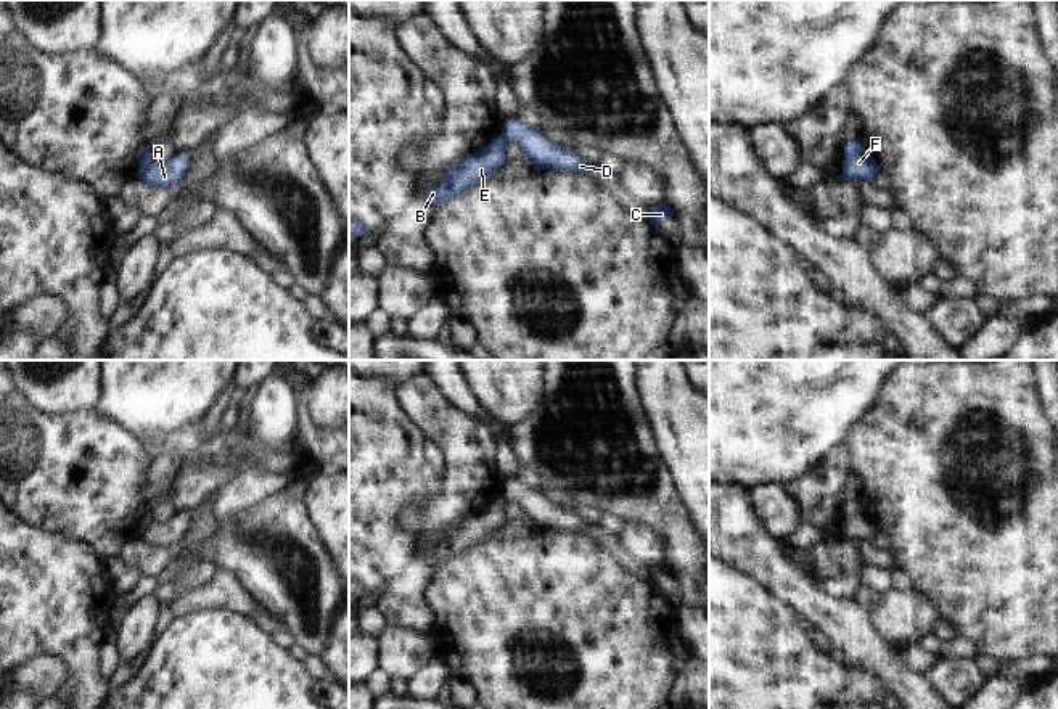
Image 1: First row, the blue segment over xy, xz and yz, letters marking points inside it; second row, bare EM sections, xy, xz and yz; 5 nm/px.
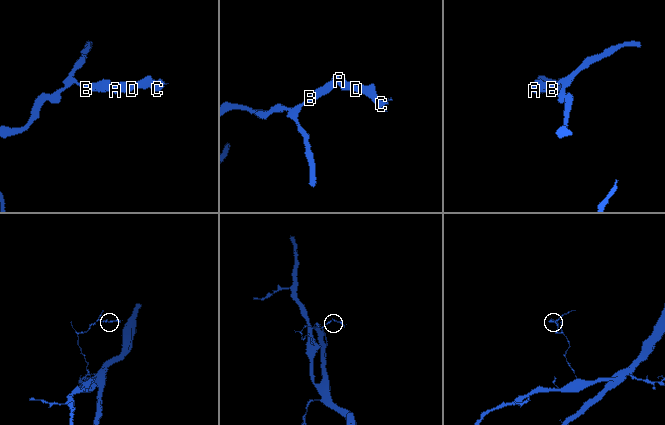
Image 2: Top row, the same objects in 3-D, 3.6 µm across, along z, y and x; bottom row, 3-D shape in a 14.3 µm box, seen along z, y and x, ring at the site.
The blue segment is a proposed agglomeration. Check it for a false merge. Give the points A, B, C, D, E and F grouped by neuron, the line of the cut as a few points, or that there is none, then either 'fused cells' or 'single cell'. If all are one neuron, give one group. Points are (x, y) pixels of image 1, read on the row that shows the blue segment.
groups A C D / B E F; cut xy (151, 161), (139, 177); fused cells

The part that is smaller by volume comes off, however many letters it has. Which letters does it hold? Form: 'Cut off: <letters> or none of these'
Cut off: A, C, D

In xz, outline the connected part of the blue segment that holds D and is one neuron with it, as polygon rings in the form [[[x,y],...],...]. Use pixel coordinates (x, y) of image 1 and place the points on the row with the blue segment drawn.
[[[506,119],[500,133],[506,141],[519,145],[526,158],[531,158],[537,170],[556,169],[572,174],[587,174],[592,166],[563,145],[548,141],[539,130],[529,129],[518,119]]]

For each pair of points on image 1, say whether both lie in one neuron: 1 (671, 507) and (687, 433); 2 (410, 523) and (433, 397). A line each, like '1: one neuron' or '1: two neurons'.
1: two neurons
2: one neuron

